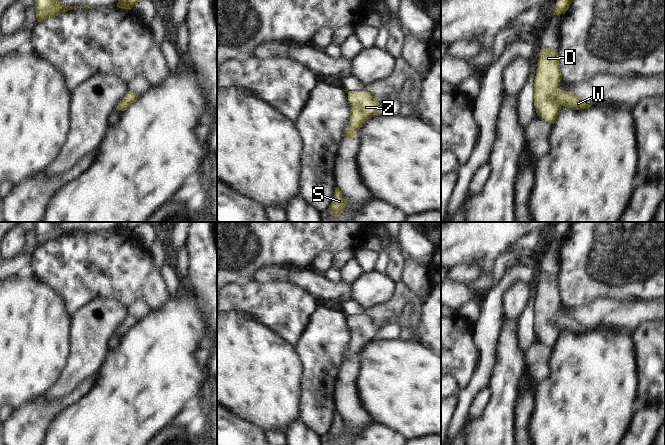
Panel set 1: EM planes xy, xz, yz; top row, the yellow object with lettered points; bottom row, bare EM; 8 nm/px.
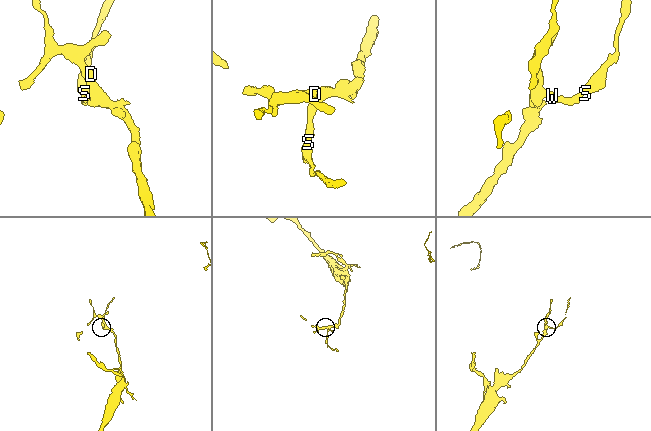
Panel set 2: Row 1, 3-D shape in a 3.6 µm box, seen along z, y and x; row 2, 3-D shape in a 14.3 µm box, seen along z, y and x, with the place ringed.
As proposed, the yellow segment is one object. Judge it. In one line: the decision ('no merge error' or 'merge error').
no merge error

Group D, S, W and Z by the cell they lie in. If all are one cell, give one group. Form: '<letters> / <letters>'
D S W Z

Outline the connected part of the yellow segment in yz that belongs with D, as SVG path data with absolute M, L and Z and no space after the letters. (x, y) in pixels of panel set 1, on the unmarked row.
M543 269L534 304L534 329L539 342L551 348L556 346L562 330L574 334L591 331L582 324L580 318L559 313L561 304L558 276Z

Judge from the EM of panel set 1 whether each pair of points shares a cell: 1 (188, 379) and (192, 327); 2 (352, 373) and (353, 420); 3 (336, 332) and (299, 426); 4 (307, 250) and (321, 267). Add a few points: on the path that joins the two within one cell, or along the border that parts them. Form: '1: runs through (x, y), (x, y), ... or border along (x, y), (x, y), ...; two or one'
1: runs through (188, 366), (188, 340); one
2: runs through (351, 385), (352, 408); one
3: border along (301, 420), (320, 434); two
4: border along (333, 252), (324, 250), (311, 264); two

